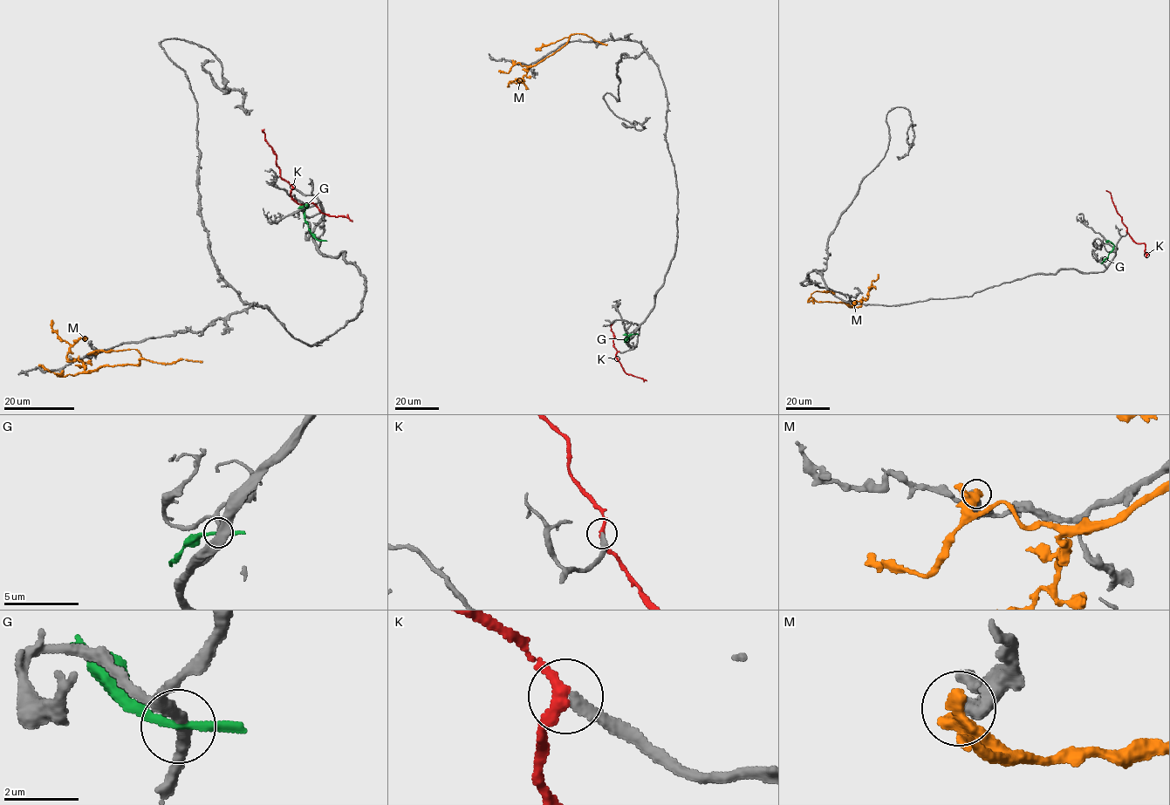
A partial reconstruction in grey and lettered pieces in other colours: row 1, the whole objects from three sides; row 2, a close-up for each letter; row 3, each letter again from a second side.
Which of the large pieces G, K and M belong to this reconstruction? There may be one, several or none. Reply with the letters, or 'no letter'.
K

